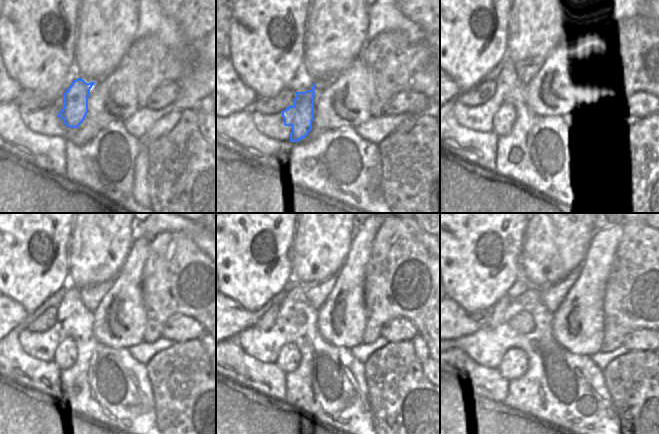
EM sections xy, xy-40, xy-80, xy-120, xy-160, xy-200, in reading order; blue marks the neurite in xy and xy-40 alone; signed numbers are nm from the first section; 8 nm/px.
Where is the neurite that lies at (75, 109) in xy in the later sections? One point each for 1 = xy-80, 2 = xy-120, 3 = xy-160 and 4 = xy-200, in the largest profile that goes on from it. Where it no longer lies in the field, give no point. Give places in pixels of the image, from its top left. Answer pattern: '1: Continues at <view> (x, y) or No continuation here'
1: Continues at xy-80 (514, 127)
2: Continues at xy-120 (65, 356)
3: Continues at xy-160 (289, 357)
4: Continues at xy-200 (514, 364).

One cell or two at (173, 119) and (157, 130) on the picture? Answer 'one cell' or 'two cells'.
one cell

